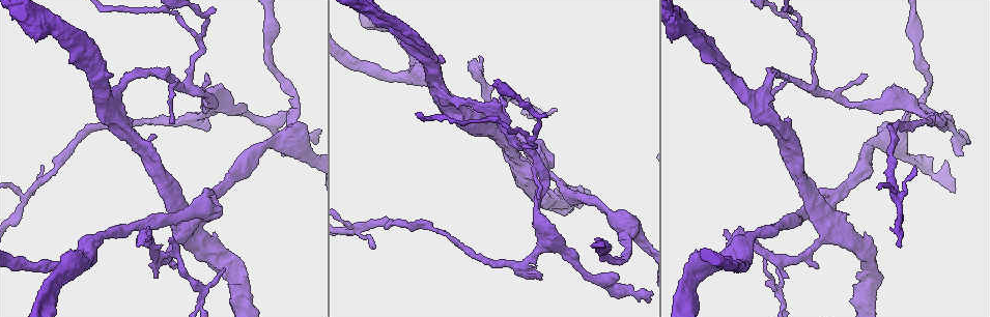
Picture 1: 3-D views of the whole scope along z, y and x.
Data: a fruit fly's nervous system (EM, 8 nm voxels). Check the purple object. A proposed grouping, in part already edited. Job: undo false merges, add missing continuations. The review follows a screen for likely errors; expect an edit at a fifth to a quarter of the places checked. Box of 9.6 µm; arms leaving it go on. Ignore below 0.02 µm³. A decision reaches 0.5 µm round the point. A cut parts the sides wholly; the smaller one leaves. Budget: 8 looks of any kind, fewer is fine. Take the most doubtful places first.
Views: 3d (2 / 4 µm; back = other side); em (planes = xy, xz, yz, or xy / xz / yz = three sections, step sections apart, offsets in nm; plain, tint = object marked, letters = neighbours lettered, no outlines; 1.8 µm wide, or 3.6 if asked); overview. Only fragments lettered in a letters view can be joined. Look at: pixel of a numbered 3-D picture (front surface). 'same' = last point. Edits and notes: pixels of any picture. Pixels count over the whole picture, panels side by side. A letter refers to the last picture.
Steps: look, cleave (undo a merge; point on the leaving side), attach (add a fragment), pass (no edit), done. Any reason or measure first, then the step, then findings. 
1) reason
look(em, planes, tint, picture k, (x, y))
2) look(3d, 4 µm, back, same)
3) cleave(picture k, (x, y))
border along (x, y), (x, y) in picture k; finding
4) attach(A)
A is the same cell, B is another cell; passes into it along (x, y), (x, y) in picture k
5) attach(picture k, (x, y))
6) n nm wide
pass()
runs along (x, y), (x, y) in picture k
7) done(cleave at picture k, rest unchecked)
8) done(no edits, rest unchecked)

two arms at a narrow angle
look(em, yz, step 8, tint, picture 1, (194, 220))

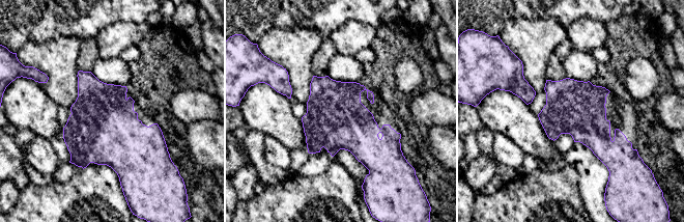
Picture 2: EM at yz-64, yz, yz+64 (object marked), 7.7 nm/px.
another direction
look(em, planes, tint, same)

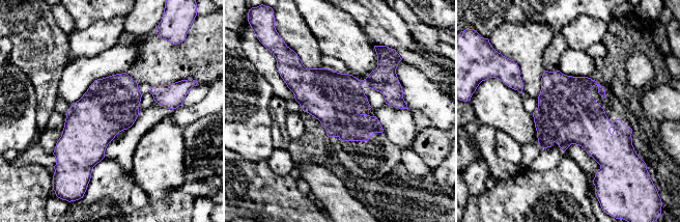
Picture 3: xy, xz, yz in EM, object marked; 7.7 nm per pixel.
what lies round it
look(em, planes, letters, same)

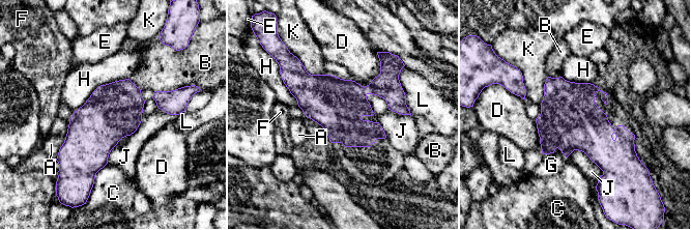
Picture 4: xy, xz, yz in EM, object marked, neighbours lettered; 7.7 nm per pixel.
420 nm wide; H touches over 500 nm
pass()
A, B, C, D, E, F, G, H, J, K and L are other cells; one neuron here

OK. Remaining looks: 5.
an open end
look(3d, 2 µm, picture 1, (150, 232))

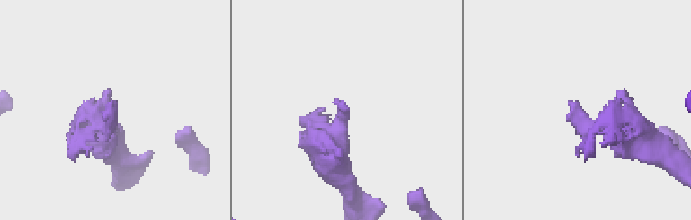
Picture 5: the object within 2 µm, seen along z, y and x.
look(em, 3.6 µm, planes, letters, picture 5, (570, 102))

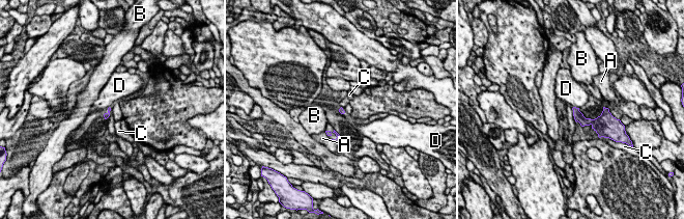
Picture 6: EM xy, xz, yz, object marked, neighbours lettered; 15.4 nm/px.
pass()
A, B, C and D are other cells; border along (573, 106), (578, 108) in picture 6; no lettered fragment goes on from it

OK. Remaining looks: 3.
thick turns thin
look(em, planes, letters, picture 1, (925, 111))

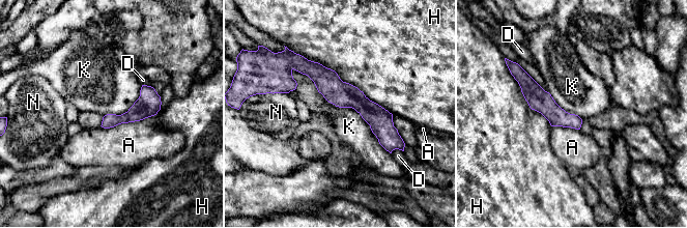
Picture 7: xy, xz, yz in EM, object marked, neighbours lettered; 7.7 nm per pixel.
110 nm wide
pass()
A, D, H, K and N are other cells; border along (325, 98), (351, 107), (390, 153) in picture 7; one neuron here

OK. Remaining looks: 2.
done(no edits, rest unchecked)

